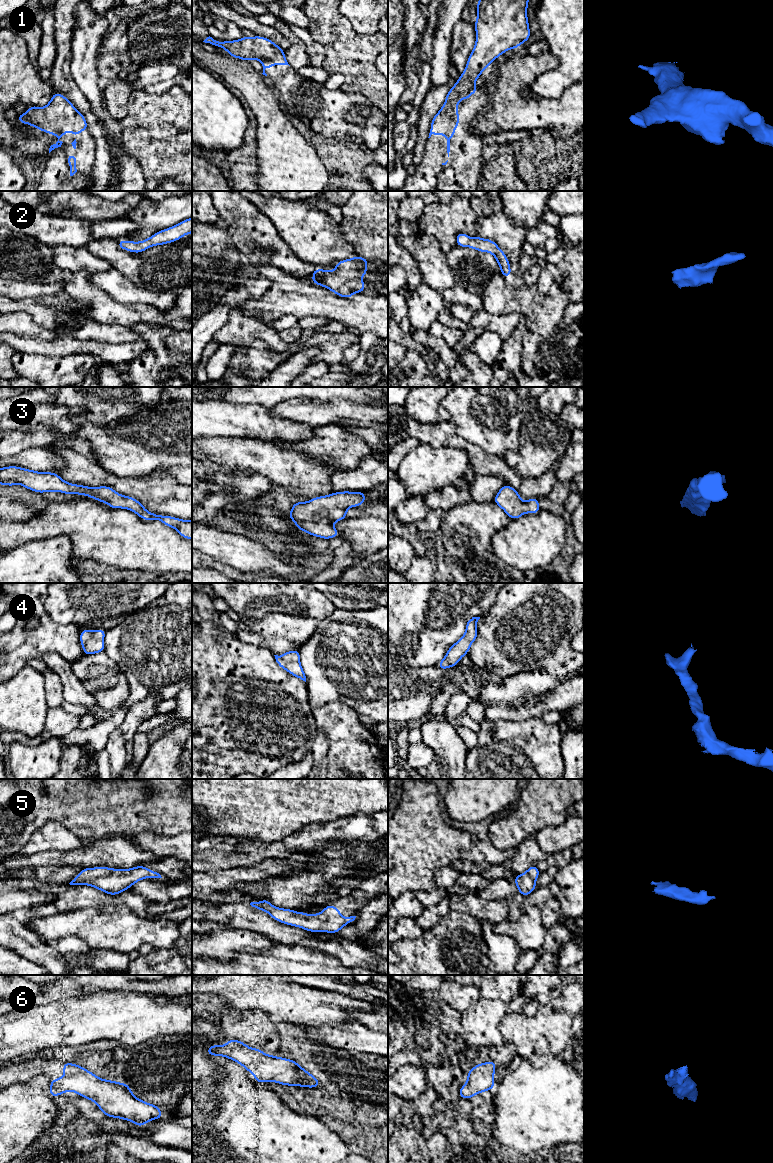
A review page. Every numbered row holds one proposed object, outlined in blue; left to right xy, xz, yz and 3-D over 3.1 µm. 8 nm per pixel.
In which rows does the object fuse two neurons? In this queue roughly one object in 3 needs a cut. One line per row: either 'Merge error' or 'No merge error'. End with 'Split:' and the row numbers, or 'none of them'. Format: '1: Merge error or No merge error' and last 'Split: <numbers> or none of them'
1: No merge error
2: No merge error
3: No merge error
4: No merge error
5: No merge error
6: No merge error
Split: none of them

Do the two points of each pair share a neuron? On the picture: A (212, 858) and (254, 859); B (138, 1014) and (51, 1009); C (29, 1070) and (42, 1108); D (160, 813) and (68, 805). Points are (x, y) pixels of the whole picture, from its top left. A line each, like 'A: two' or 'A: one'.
A: one
B: one
C: two
D: one

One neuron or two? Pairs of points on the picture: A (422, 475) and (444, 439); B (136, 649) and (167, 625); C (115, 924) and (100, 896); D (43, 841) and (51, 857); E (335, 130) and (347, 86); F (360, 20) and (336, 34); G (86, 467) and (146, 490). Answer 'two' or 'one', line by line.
A: two
B: one
C: two
D: two
E: two
F: two
G: one

